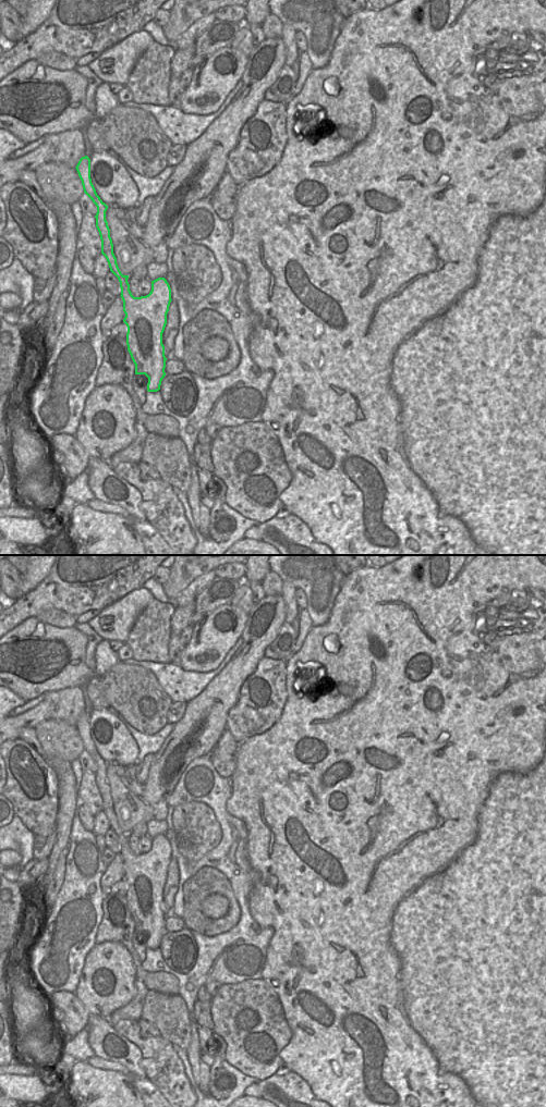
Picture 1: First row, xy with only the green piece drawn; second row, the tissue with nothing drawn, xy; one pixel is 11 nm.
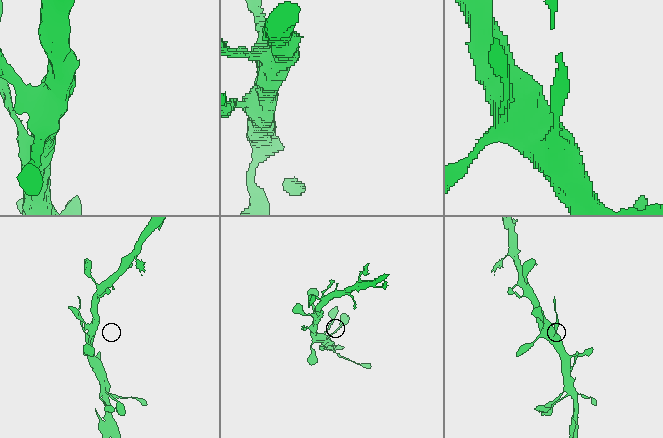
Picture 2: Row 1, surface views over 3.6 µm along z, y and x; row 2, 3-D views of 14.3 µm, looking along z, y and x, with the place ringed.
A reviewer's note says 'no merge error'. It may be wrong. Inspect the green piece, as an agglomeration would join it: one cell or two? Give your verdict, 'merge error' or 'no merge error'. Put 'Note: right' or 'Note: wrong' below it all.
merge error
Note: wrong

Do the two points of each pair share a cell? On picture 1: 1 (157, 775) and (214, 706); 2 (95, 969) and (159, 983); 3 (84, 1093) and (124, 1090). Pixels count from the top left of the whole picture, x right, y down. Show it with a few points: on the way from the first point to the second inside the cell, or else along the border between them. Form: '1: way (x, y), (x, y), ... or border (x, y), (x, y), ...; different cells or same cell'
1: way (166, 758), (196, 723); same cell
2: border (129, 954), (137, 978); different cells
3: way (94, 1092), (114, 1092); same cell

